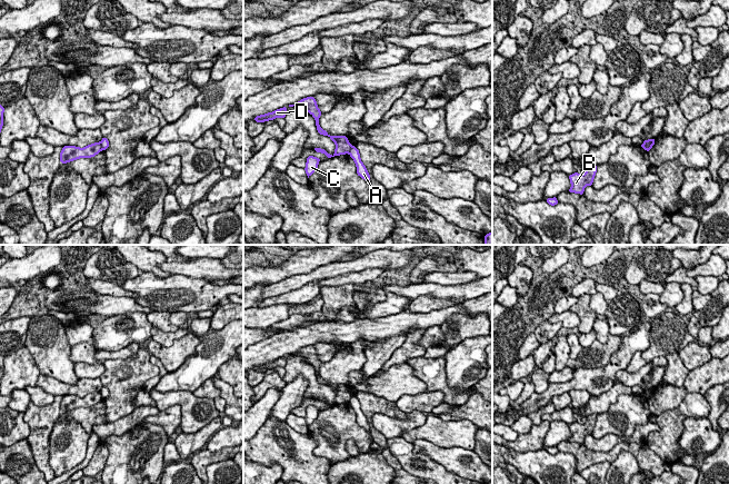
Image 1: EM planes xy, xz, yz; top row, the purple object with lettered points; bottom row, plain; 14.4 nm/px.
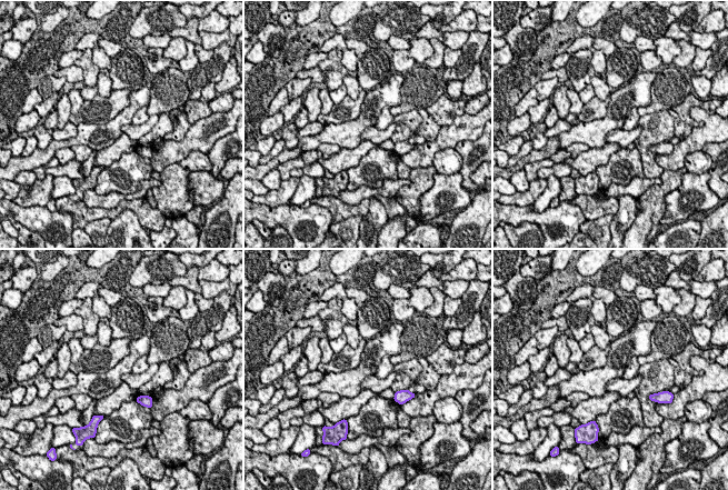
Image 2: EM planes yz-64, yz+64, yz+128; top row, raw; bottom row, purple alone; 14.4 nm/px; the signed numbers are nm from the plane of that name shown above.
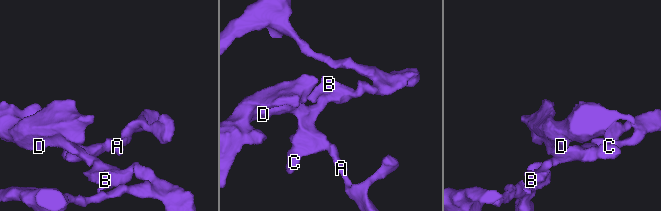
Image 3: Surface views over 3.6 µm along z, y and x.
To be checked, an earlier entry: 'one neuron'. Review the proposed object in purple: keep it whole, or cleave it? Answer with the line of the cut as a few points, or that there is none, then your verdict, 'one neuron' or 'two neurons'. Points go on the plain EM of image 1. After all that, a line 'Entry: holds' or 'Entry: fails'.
cut in xy along (99, 392), (102, 398); two neurons
Entry: fails

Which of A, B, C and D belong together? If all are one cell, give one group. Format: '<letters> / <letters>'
A / B C D

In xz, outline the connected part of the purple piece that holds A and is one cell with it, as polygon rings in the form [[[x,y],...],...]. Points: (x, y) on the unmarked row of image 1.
[[[356,395],[351,396],[349,404],[356,412],[358,425],[363,427],[367,432],[370,432],[370,424],[368,423],[366,415],[362,413],[359,399],[356,397]]]

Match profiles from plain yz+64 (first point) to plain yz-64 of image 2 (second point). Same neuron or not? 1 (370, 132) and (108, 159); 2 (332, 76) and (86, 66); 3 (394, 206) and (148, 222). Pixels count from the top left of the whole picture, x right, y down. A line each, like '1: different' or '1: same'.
1: different
2: same
3: same

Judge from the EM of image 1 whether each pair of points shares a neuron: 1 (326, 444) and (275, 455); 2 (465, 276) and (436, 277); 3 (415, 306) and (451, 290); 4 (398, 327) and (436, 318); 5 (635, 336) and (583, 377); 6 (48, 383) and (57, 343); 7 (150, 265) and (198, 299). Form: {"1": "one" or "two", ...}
{"1": "two", "2": "one", "3": "two", "4": "one", "5": "one", "6": "two", "7": "two"}

